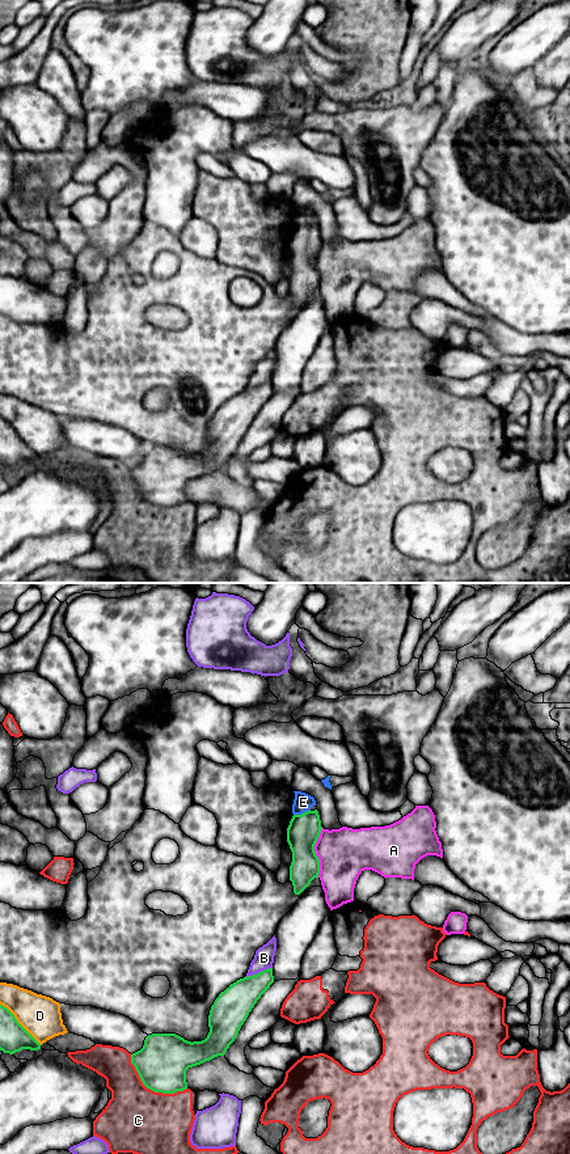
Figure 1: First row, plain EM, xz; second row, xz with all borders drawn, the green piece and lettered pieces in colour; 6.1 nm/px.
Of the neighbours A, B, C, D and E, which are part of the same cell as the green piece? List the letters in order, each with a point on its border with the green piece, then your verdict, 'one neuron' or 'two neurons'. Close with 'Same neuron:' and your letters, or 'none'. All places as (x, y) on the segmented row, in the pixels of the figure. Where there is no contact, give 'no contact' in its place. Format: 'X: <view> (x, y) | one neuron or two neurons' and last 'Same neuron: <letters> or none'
A: xz (315, 853) | two neurons
B: xz (260, 972) | two neurons
C: xz (151, 1089) | two neurons
D: xz (18, 1023) | two neurons
E: xz (302, 814) | one neuron
Same neuron: E

